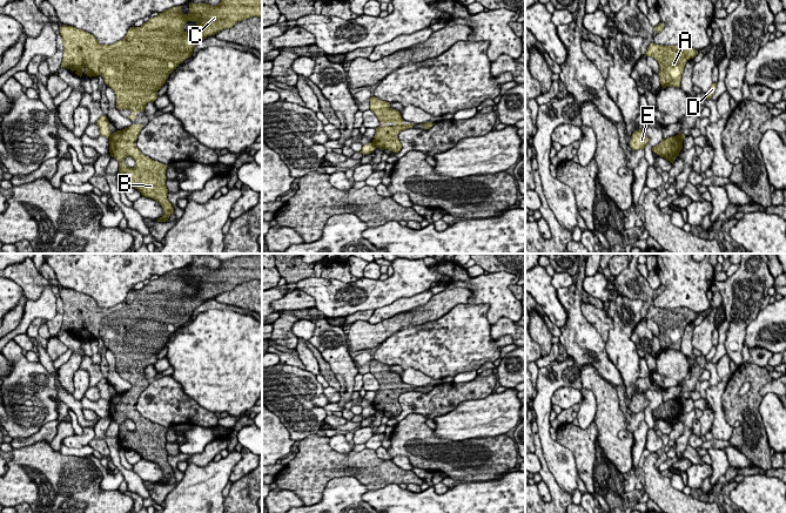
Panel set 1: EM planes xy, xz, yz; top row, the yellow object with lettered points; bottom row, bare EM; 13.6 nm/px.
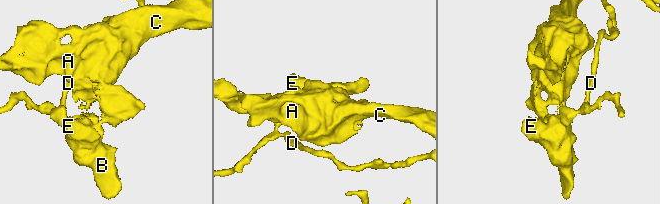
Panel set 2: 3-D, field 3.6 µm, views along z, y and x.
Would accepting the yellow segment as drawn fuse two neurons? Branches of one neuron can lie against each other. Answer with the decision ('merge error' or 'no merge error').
merge error

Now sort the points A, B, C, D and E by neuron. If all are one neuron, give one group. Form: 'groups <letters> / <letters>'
groups A B C E / D

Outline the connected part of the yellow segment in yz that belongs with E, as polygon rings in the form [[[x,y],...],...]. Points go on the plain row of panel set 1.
[[[643,392],[636,393],[630,404],[630,410],[632,413],[644,412],[649,405],[649,400]]]

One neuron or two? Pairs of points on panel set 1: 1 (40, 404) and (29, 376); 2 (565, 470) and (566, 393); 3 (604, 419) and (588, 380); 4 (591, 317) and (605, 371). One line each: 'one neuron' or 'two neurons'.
1: two neurons
2: two neurons
3: one neuron
4: two neurons

